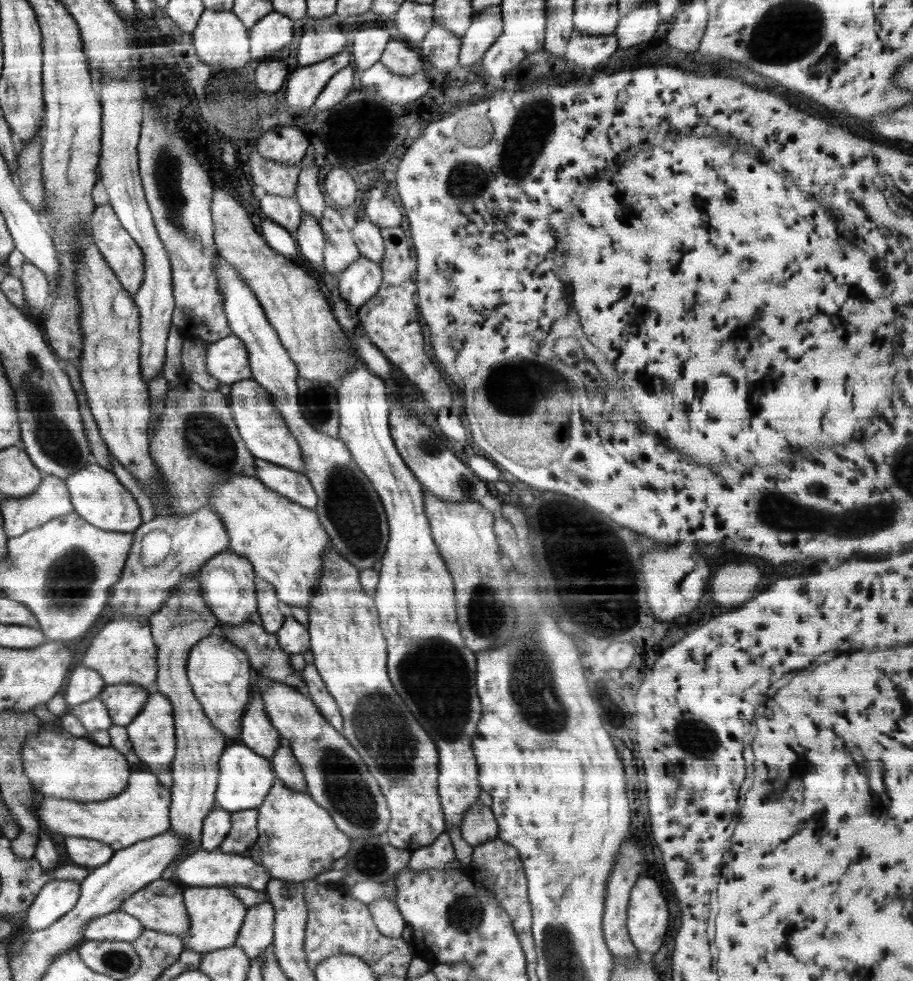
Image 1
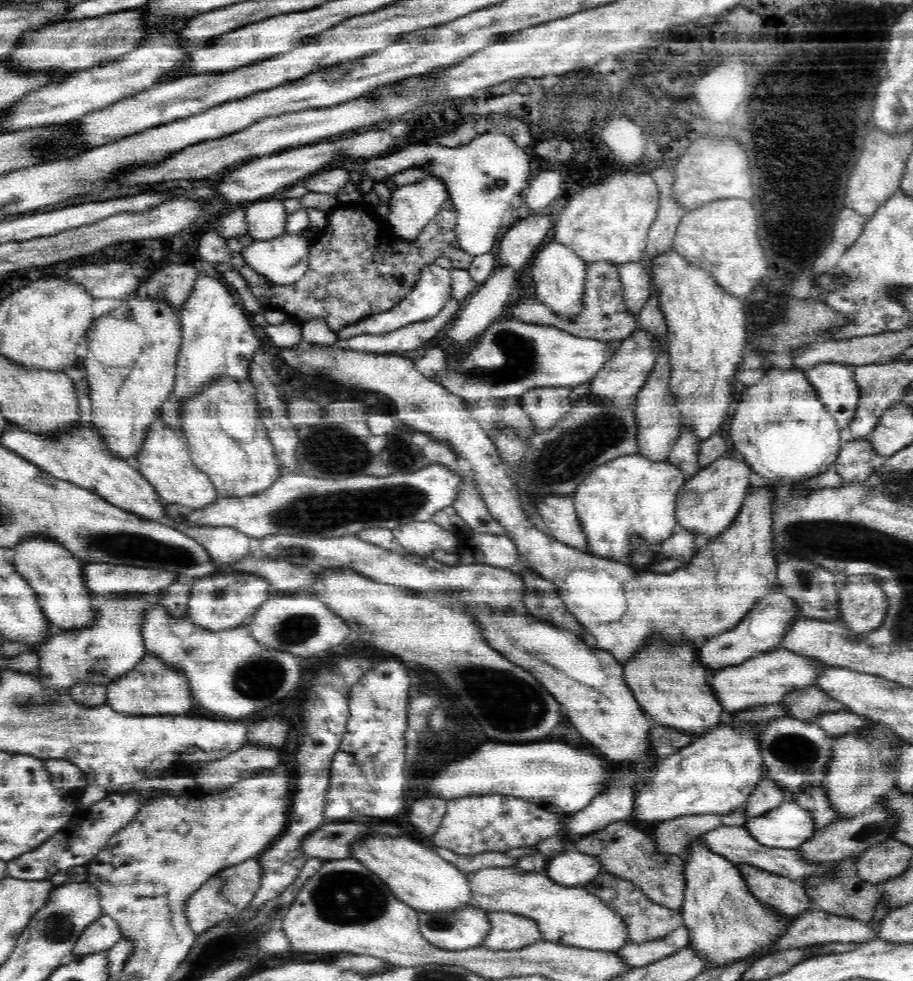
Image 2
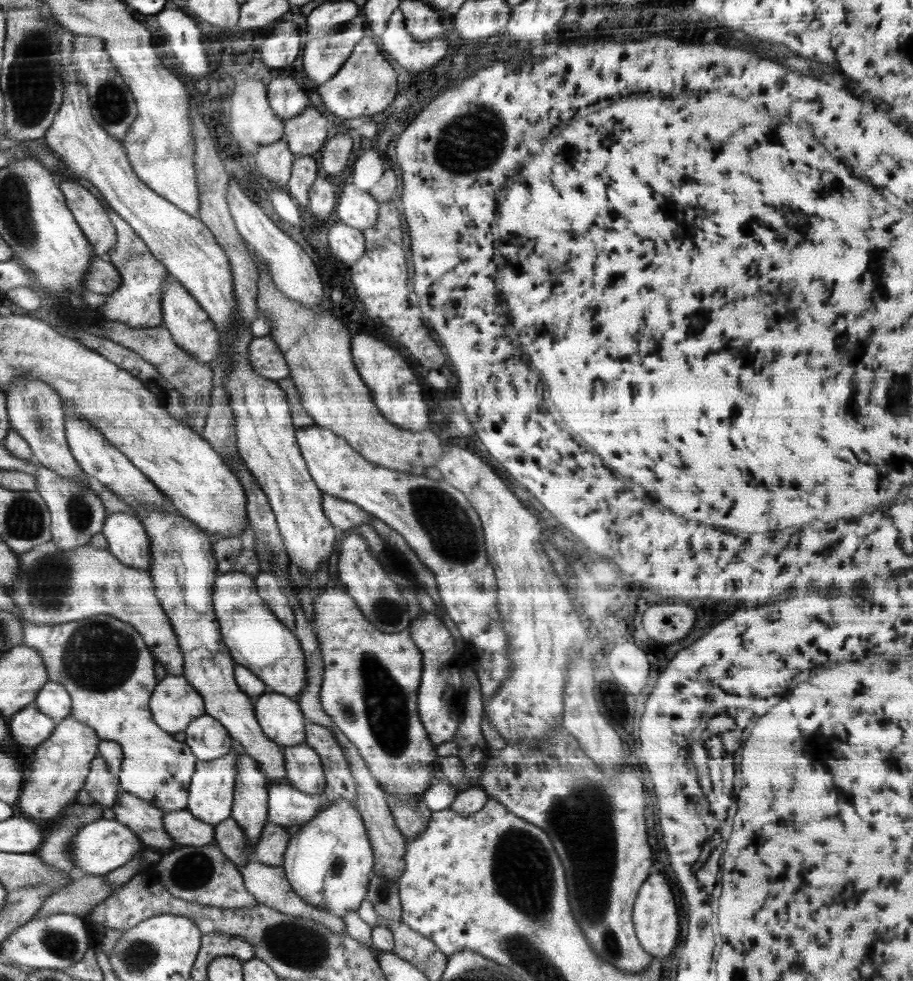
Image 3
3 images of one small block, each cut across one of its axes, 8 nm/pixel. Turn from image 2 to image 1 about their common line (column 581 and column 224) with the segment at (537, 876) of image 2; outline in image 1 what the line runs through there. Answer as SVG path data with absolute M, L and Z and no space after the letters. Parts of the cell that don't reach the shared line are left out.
M189 887L183 892L183 900L190 917L190 930L183 939L184 948L204 954L230 947L236 942L247 908L229 888Z

